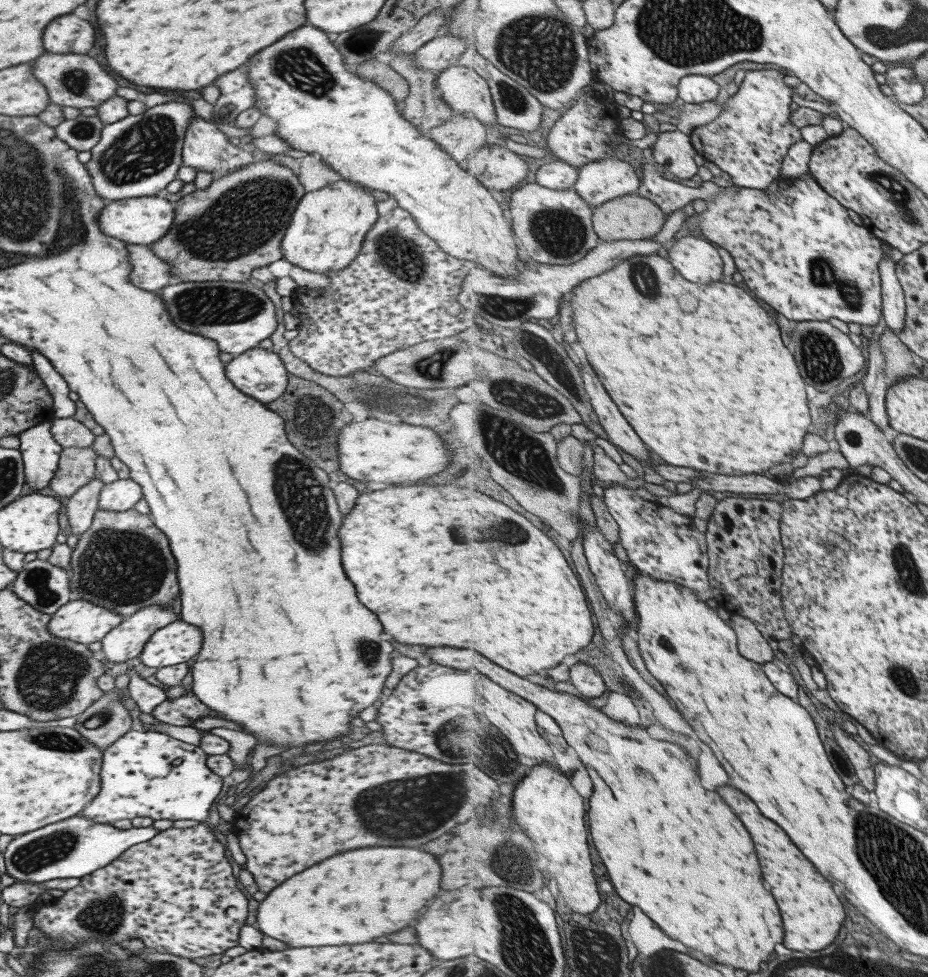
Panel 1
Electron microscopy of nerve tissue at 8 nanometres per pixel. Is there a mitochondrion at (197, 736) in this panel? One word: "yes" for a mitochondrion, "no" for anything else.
no

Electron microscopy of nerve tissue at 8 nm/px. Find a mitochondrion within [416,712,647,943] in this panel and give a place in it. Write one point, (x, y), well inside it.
(507, 861)

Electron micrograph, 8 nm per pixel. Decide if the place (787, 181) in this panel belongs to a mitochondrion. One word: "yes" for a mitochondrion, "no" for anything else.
no

